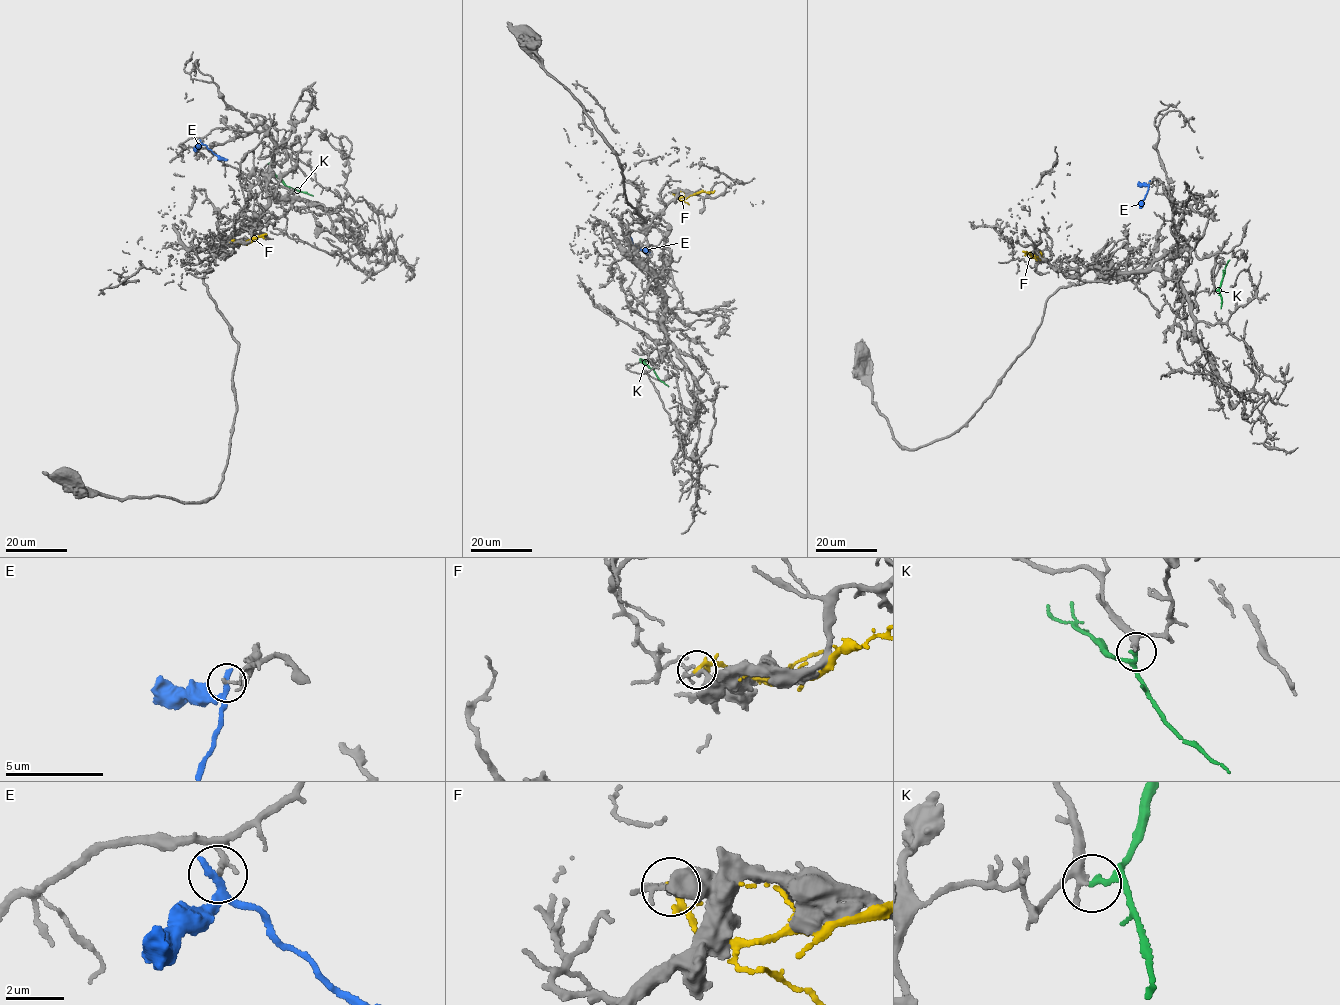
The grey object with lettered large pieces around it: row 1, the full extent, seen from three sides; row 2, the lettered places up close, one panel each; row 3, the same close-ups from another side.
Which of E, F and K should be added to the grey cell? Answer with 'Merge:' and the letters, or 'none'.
Merge: K

